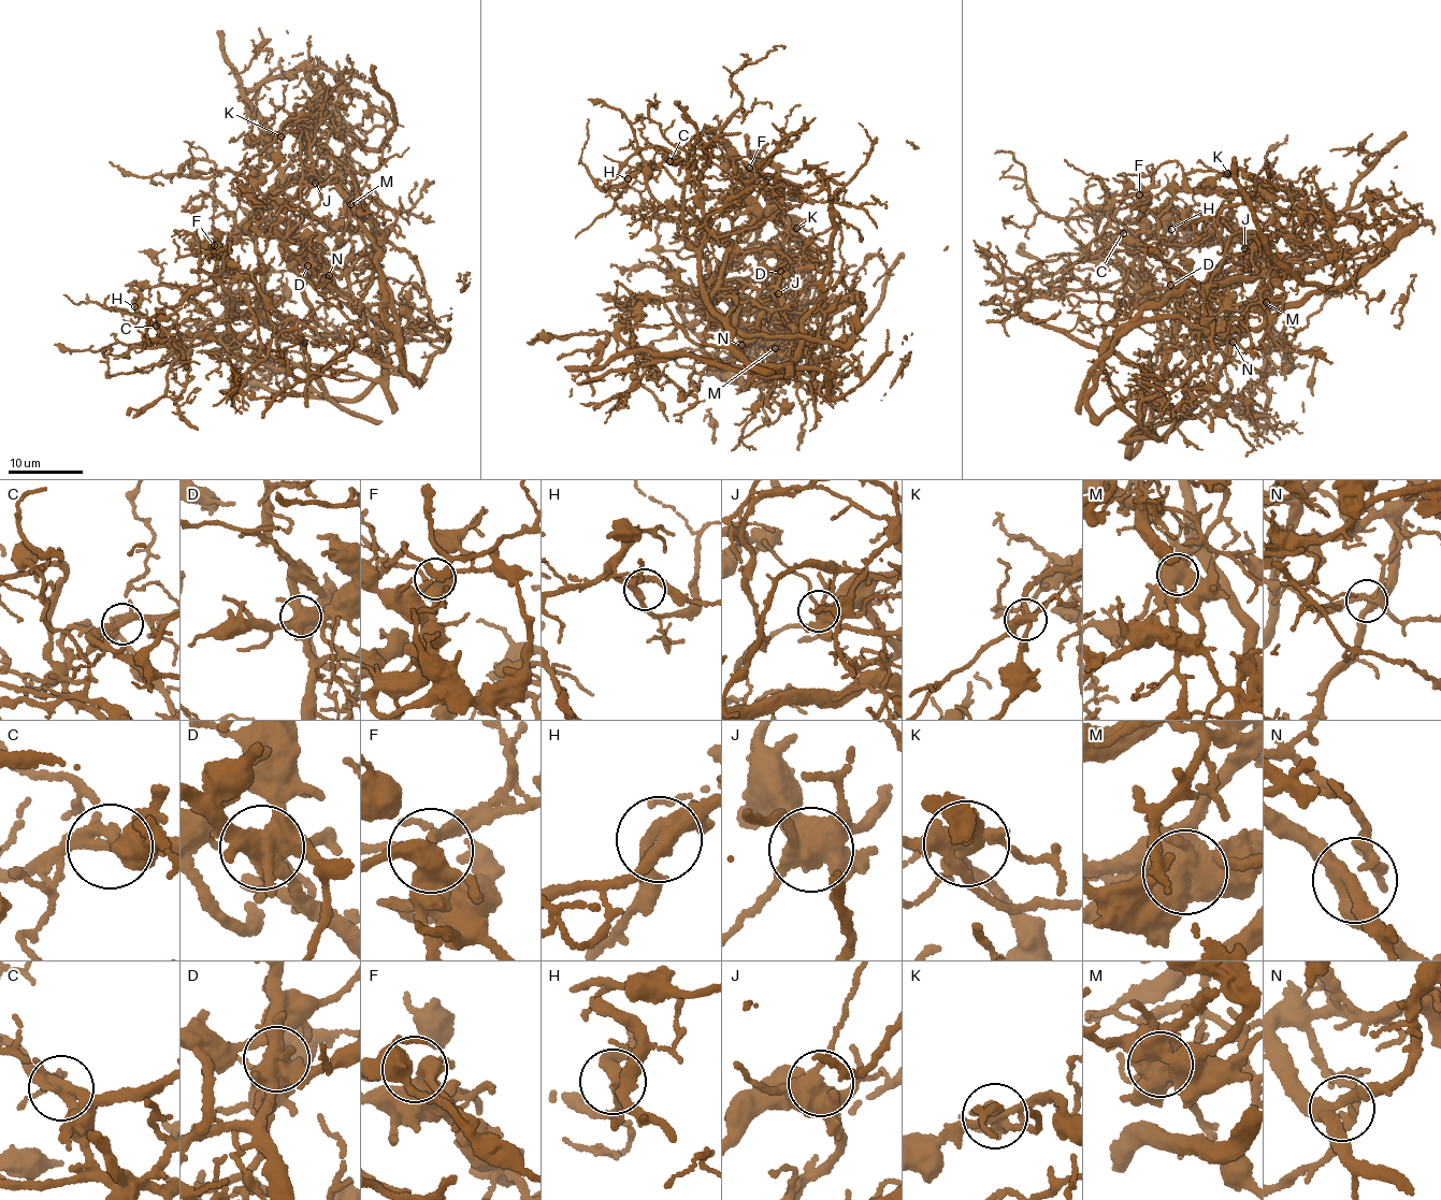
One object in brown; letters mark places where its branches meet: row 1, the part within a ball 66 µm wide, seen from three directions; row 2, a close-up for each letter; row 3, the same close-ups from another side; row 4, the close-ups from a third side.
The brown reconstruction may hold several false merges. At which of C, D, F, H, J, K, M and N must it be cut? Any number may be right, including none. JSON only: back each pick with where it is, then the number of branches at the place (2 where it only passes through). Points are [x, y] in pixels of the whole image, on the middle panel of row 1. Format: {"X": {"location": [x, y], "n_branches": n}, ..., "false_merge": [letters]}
{"C": {"location": [669, 161], "n_branches": 3}, "D": {"location": [780, 271], "n_branches": 7}, "K": {"location": [796, 228], "n_branches": 5}, "M": {"location": [775, 348], "n_branches": 4}, "false_merge": ["C", "D", "K", "M"]}

